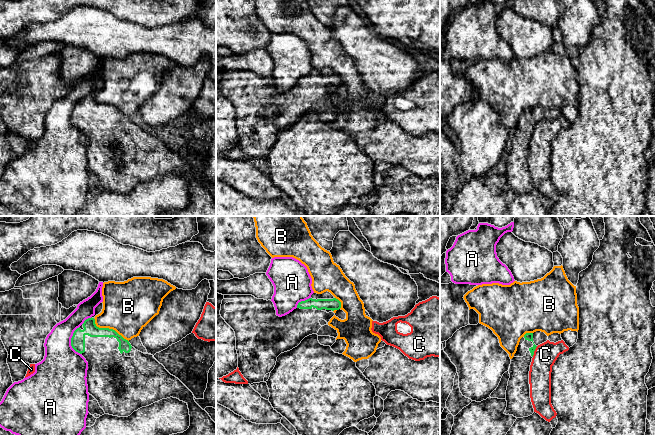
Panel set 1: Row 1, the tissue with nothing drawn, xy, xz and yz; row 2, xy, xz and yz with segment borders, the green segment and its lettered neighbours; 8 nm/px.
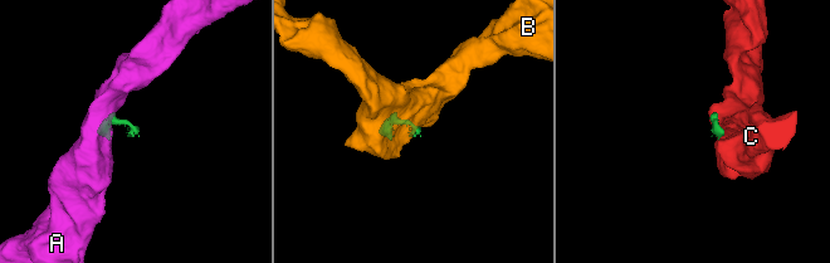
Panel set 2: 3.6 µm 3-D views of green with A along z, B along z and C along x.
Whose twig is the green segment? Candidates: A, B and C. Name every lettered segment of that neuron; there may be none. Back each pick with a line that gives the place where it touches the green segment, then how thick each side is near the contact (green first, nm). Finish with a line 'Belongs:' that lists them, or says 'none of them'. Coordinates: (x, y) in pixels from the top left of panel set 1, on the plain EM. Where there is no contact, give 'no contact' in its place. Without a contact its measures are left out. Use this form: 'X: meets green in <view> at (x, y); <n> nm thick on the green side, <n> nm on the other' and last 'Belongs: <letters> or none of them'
Belongs: none of them

